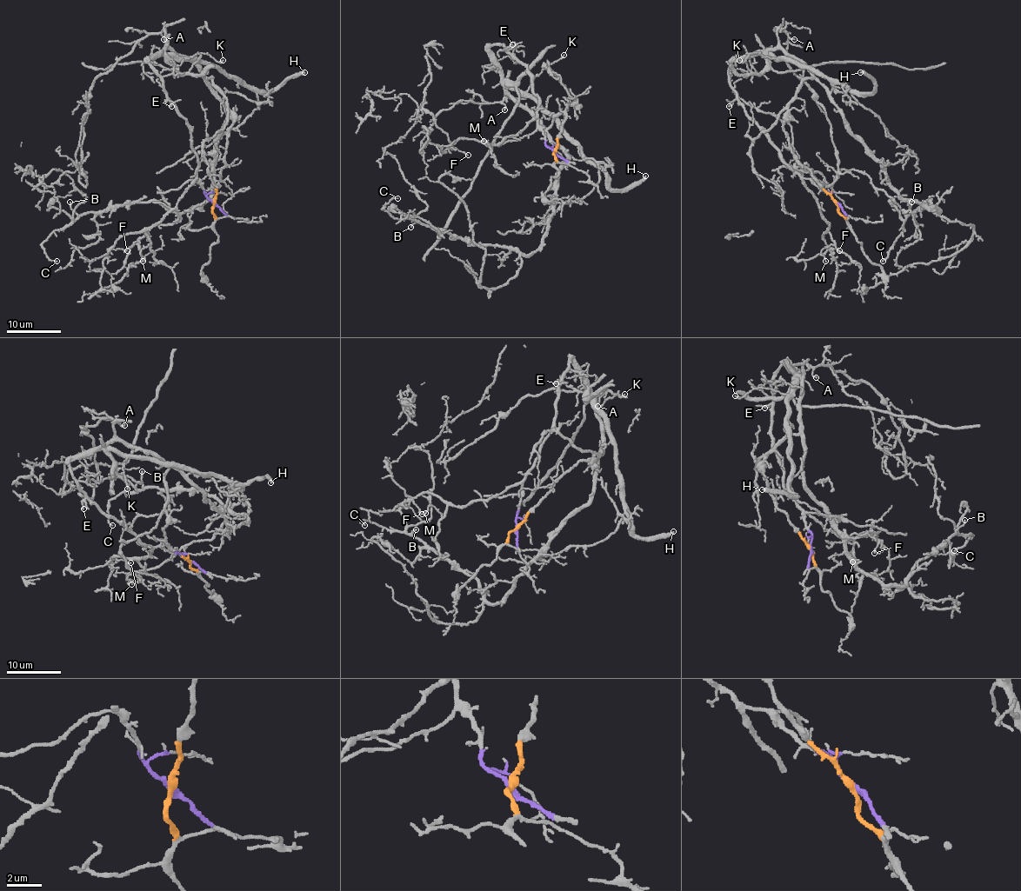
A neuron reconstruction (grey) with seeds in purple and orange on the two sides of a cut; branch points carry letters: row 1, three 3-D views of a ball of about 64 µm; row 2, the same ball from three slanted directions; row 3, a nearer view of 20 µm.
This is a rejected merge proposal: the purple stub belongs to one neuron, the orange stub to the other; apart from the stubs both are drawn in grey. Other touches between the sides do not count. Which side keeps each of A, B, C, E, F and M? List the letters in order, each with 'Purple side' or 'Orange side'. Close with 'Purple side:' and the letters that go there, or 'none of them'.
A: Orange side
B: Orange side
C: Orange side
E: Purple side
F: Purple side
M: Purple side
Purple side: E, F, M

